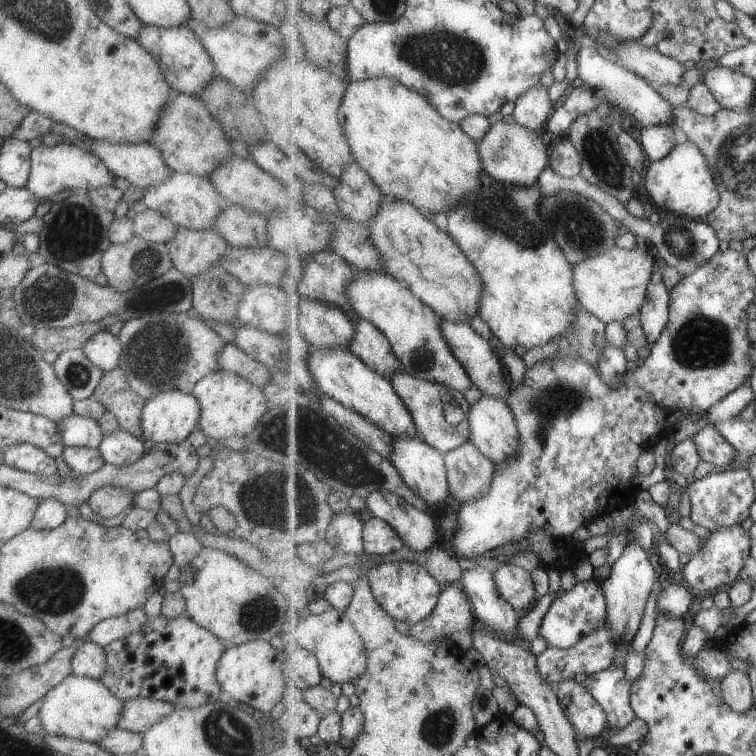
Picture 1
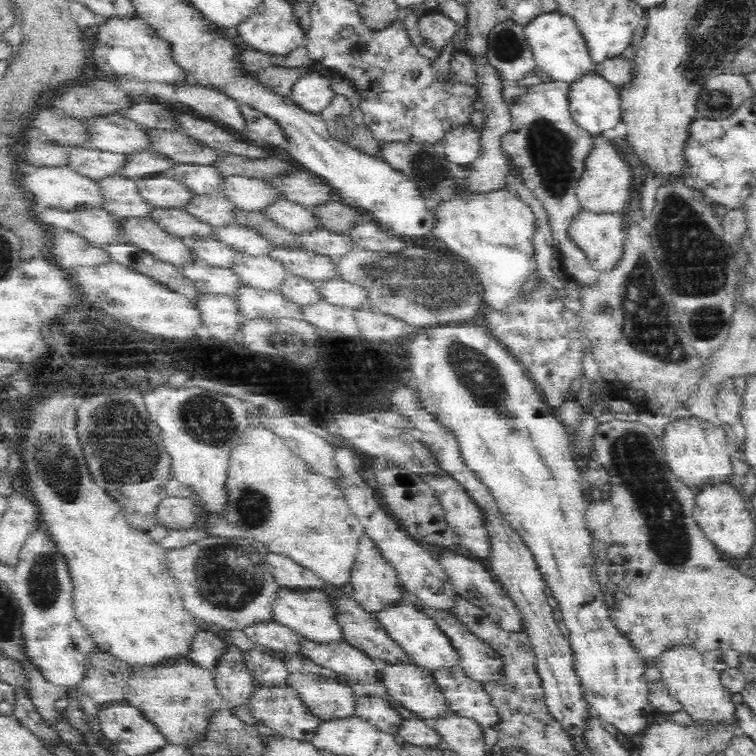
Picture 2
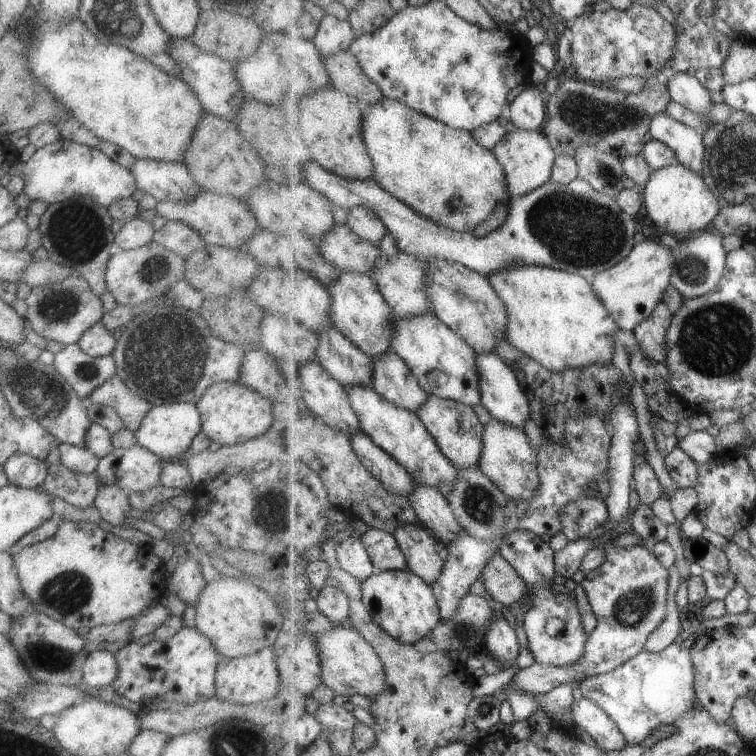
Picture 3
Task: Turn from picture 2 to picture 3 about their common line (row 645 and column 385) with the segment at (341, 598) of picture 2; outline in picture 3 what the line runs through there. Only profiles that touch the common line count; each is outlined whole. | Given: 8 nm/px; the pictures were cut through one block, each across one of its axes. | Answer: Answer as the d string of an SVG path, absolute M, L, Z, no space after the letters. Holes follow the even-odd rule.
M393 350L381 354L381 358L373 358L371 385L389 402L411 412L417 412L429 400L415 373Z

